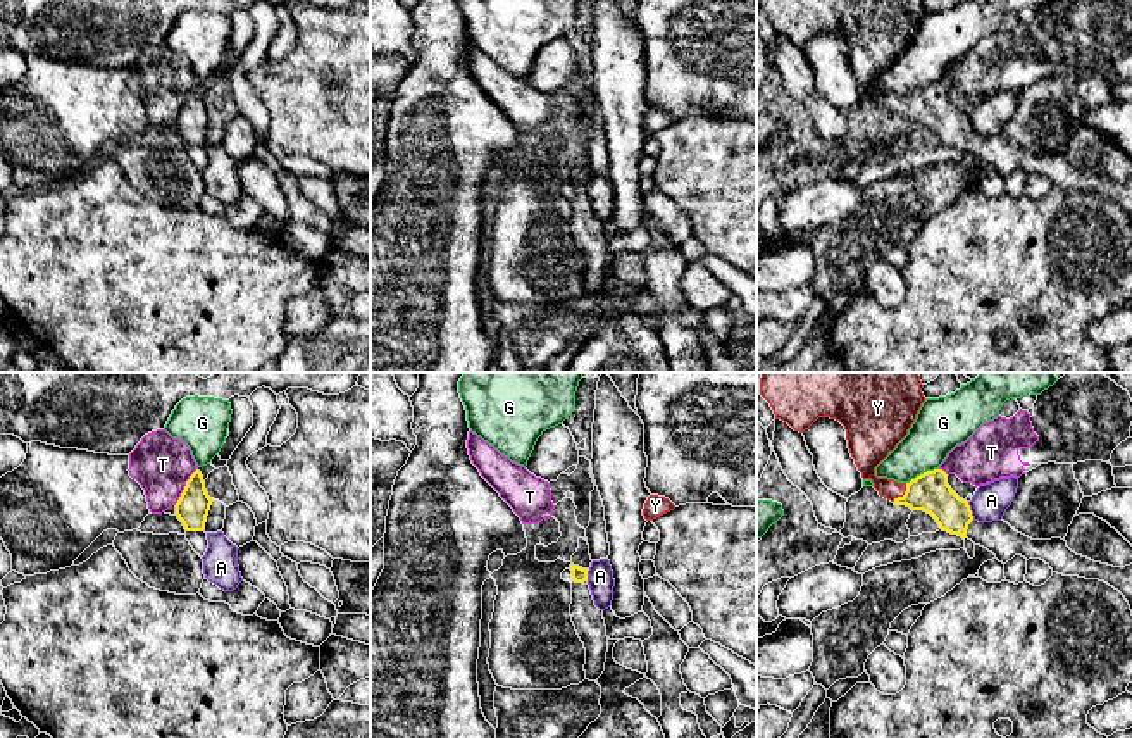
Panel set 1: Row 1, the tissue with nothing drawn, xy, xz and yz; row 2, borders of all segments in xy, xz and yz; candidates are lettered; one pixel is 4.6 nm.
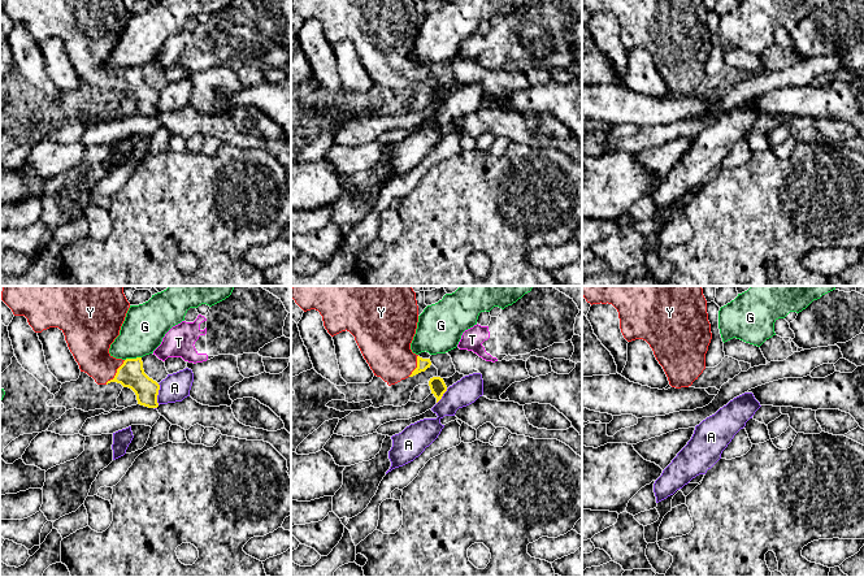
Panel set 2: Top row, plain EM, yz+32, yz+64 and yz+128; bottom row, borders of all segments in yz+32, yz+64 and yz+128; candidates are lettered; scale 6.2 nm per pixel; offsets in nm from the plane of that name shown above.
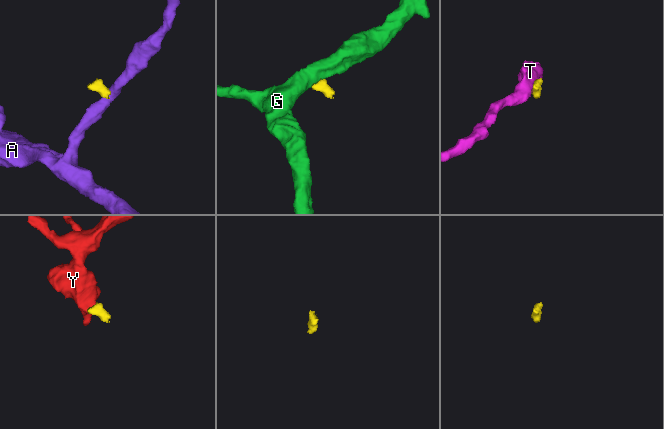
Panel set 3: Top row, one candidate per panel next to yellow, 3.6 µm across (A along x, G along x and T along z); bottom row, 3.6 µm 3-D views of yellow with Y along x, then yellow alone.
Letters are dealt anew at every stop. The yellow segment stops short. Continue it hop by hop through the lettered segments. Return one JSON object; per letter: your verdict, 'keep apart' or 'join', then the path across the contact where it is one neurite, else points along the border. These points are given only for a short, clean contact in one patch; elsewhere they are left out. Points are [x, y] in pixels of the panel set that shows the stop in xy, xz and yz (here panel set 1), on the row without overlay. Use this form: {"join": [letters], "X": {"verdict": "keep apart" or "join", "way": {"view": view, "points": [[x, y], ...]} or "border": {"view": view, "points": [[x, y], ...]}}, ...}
{"join": ["Y"], "A": {"verdict": "keep apart", "border": {"view": "yz", "points": [[967, 116], [974, 133]]}}, "G": {"verdict": "keep apart", "border": {"view": "yz", "points": [[938, 81], [927, 83], [907, 97]]}}, "T": {"verdict": "keep apart", "border": {"view": "xy", "points": [[197, 81], [174, 118]]}}, "Y": {"verdict": "join", "way": {"view": "yz", "points": [[929, 106], [905, 107], [870, 88], [870, 66]]}}}

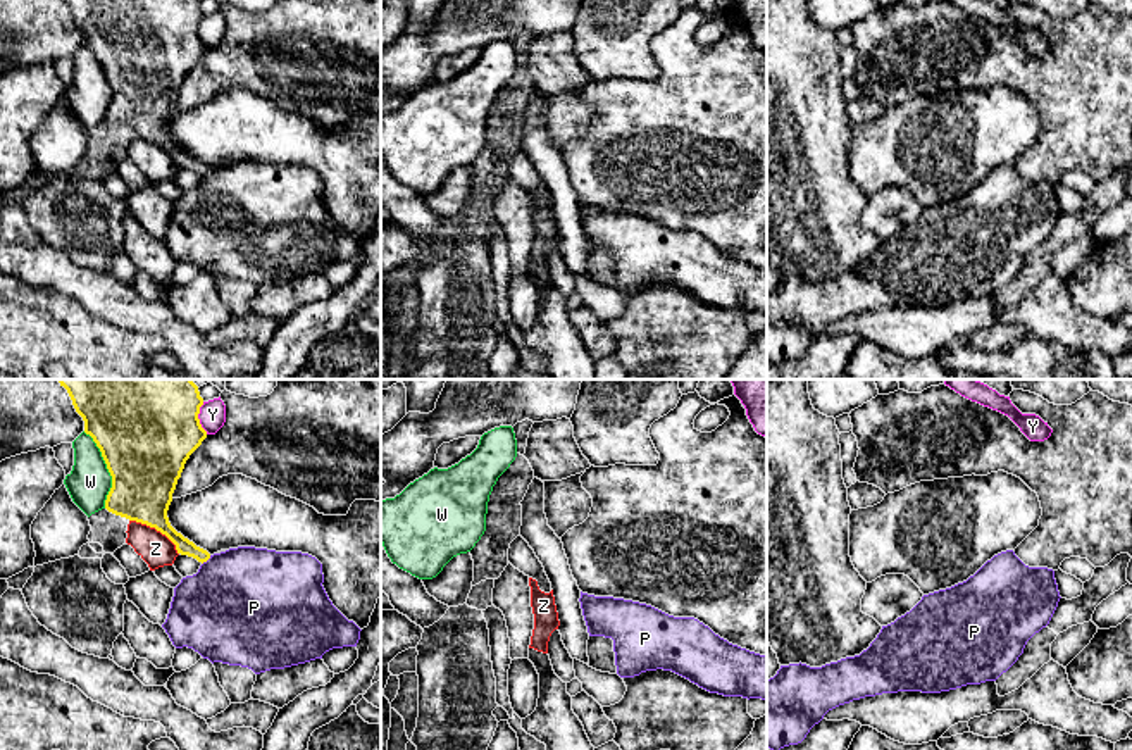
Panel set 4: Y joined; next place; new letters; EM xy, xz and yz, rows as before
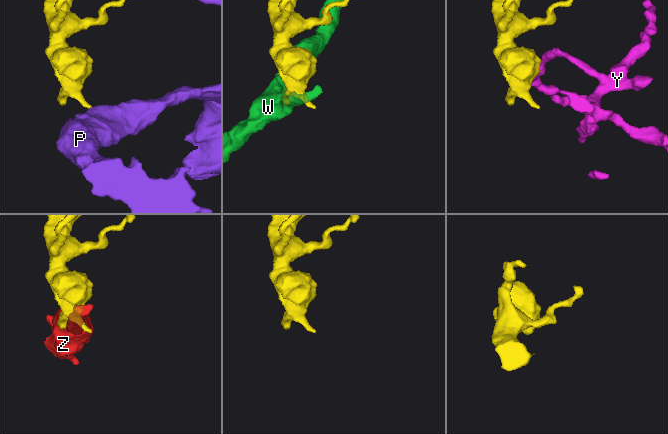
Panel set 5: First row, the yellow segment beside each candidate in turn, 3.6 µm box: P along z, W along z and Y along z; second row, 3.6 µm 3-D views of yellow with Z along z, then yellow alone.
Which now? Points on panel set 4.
{"join": [], "P": {"verdict": "keep apart", "border": {"view": "xy", "points": [[211, 169], [202, 178]]}}, "W": {"verdict": "keep apart"}, "Y": {"verdict": "keep apart", "border": {"view": "xy", "points": [[202, 16], [199, 37], [207, 47]]}}, "Z": {"verdict": "keep apart", "border": {"view": "xy", "points": [[130, 133], [159, 143], [174, 159], [178, 168]]}}}

